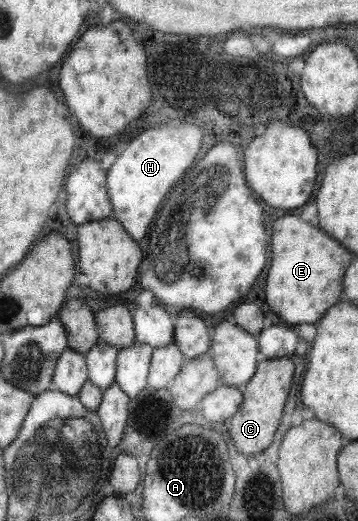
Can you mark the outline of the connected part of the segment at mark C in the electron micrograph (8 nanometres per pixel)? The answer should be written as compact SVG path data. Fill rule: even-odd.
M290 357L278 359L261 358L257 364L257 371L242 388L240 408L227 420L228 435L238 450L245 455L262 453L273 441L276 425L280 423L284 402L290 391L294 365Z

